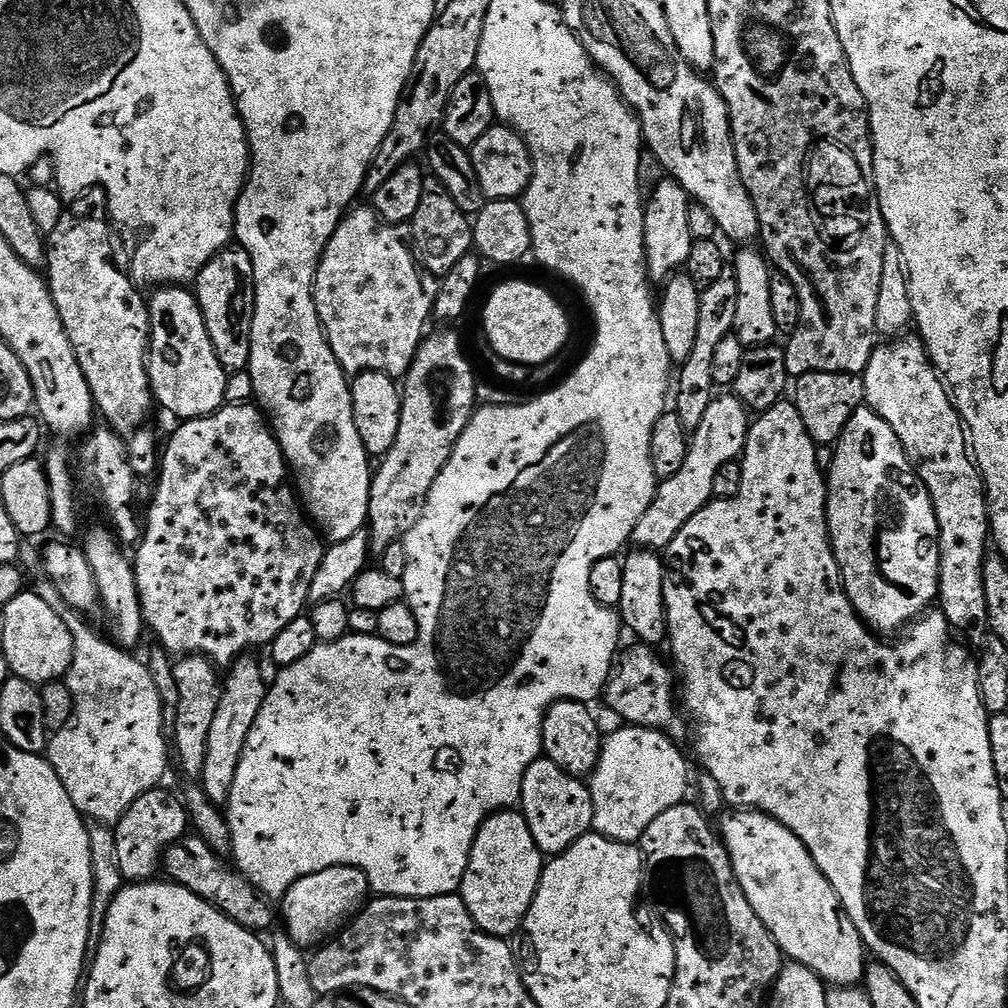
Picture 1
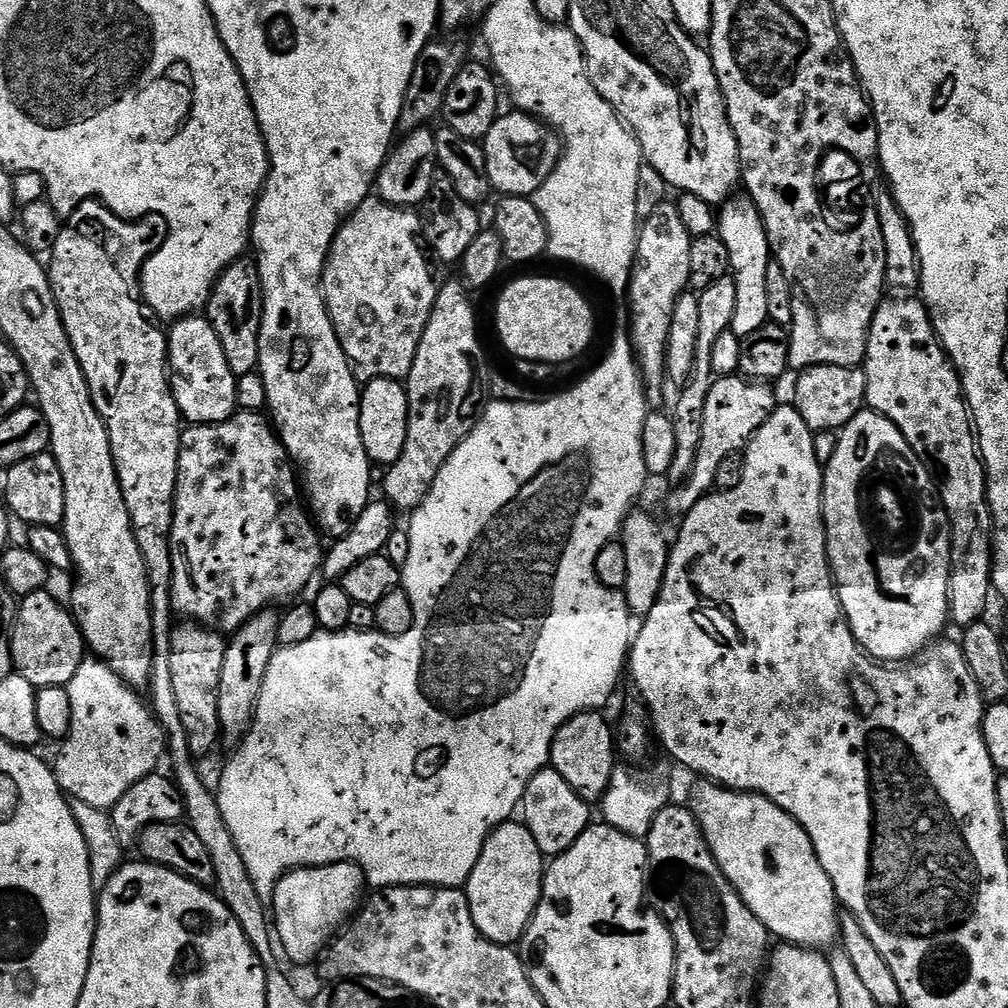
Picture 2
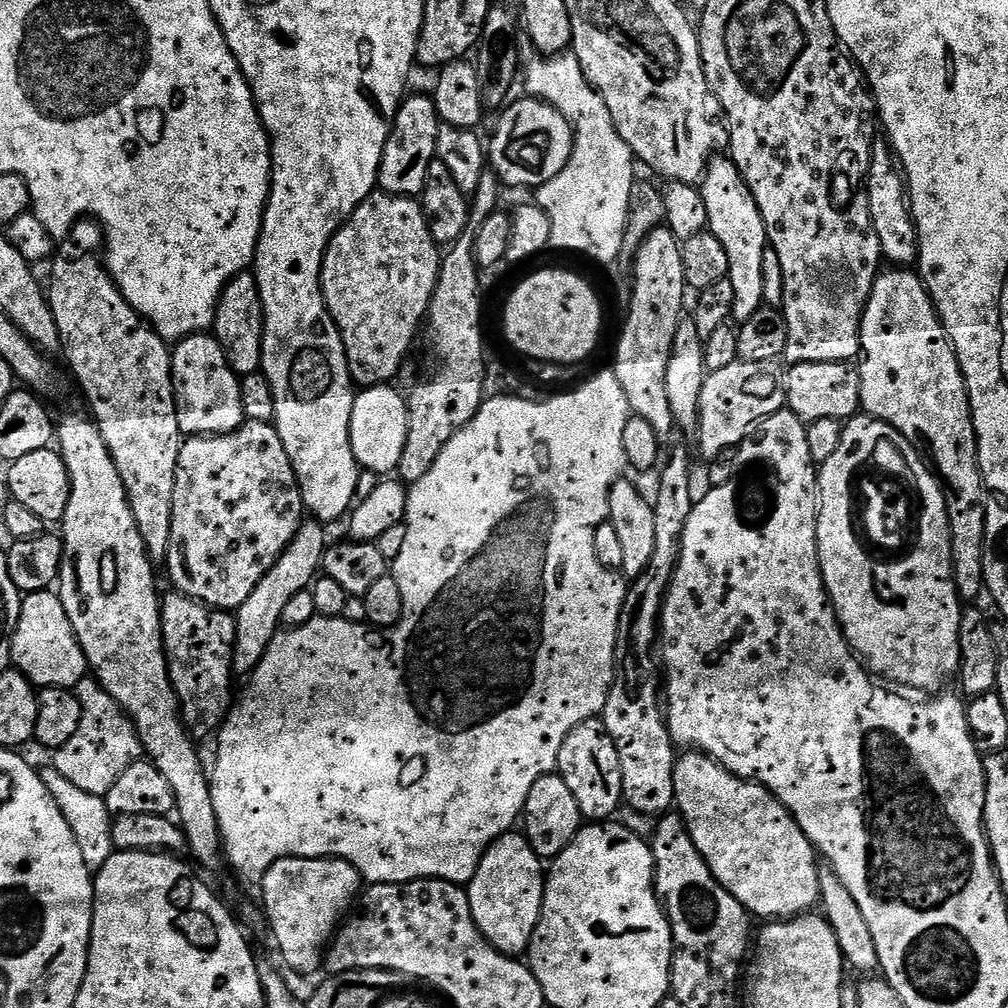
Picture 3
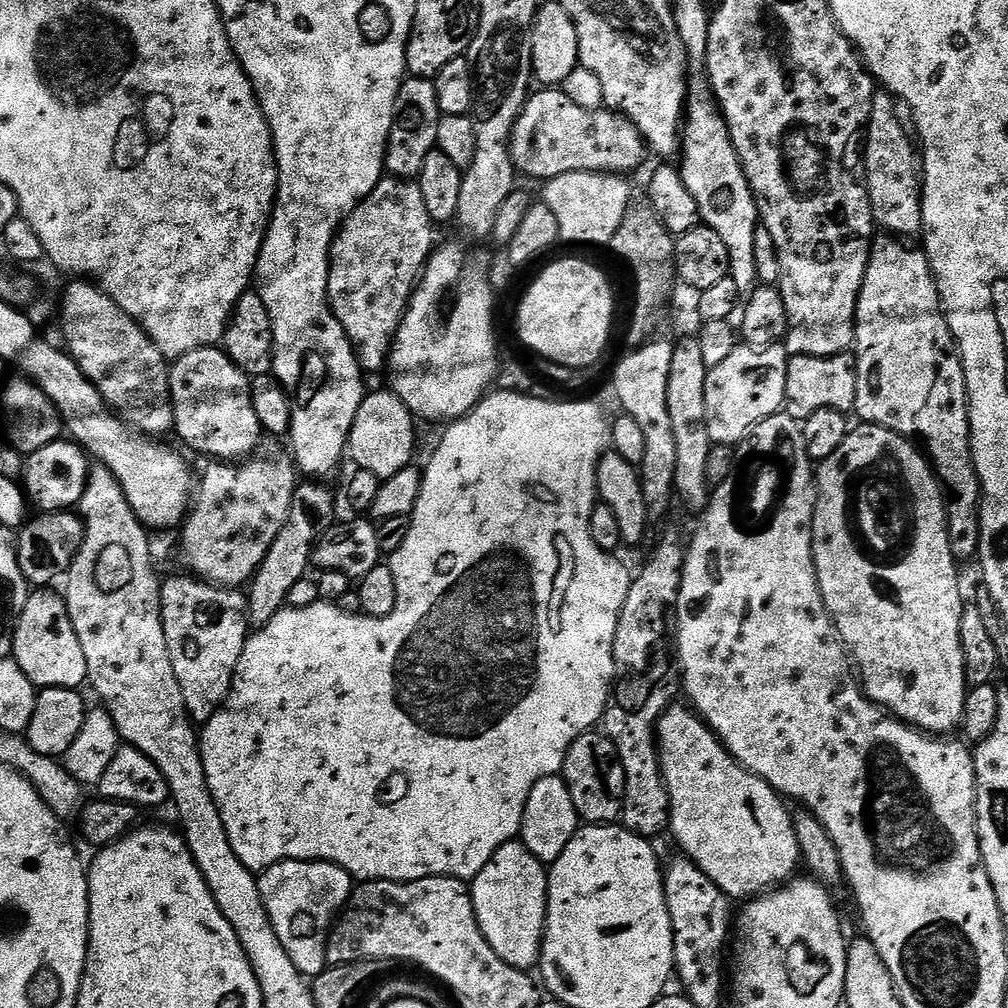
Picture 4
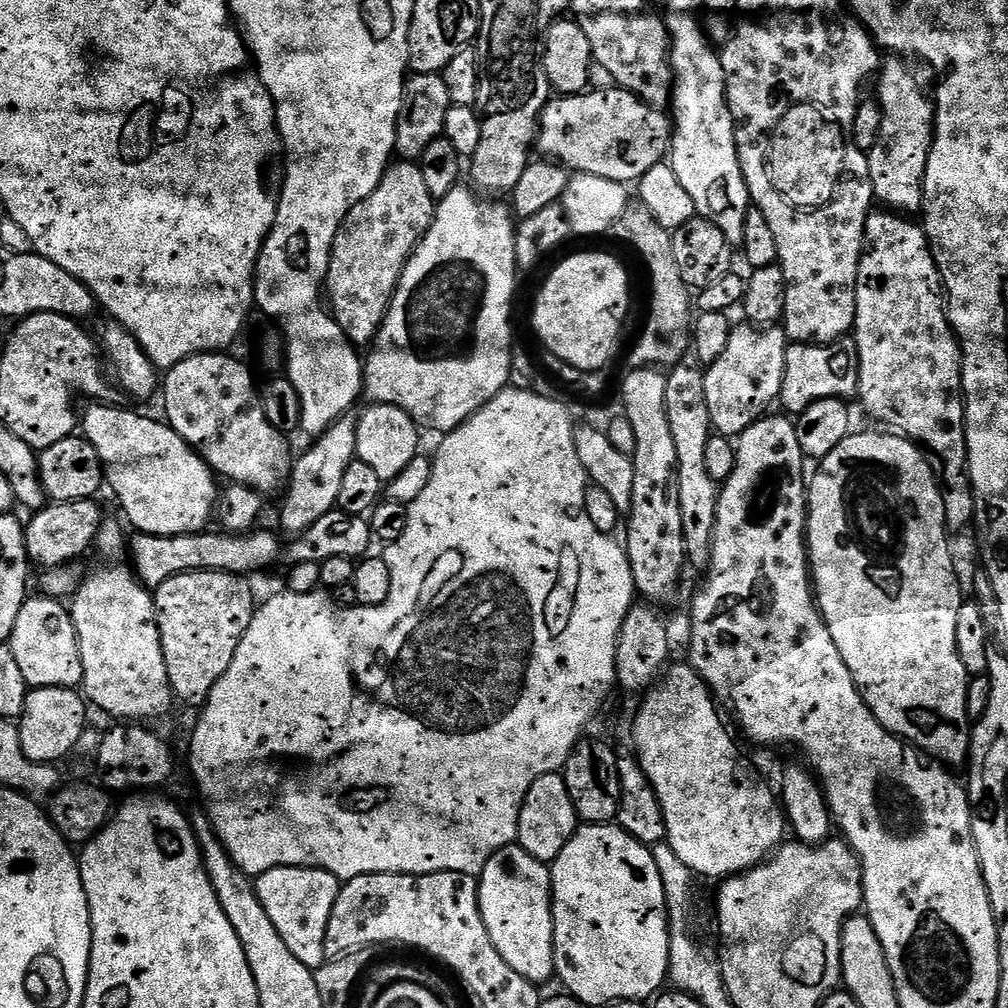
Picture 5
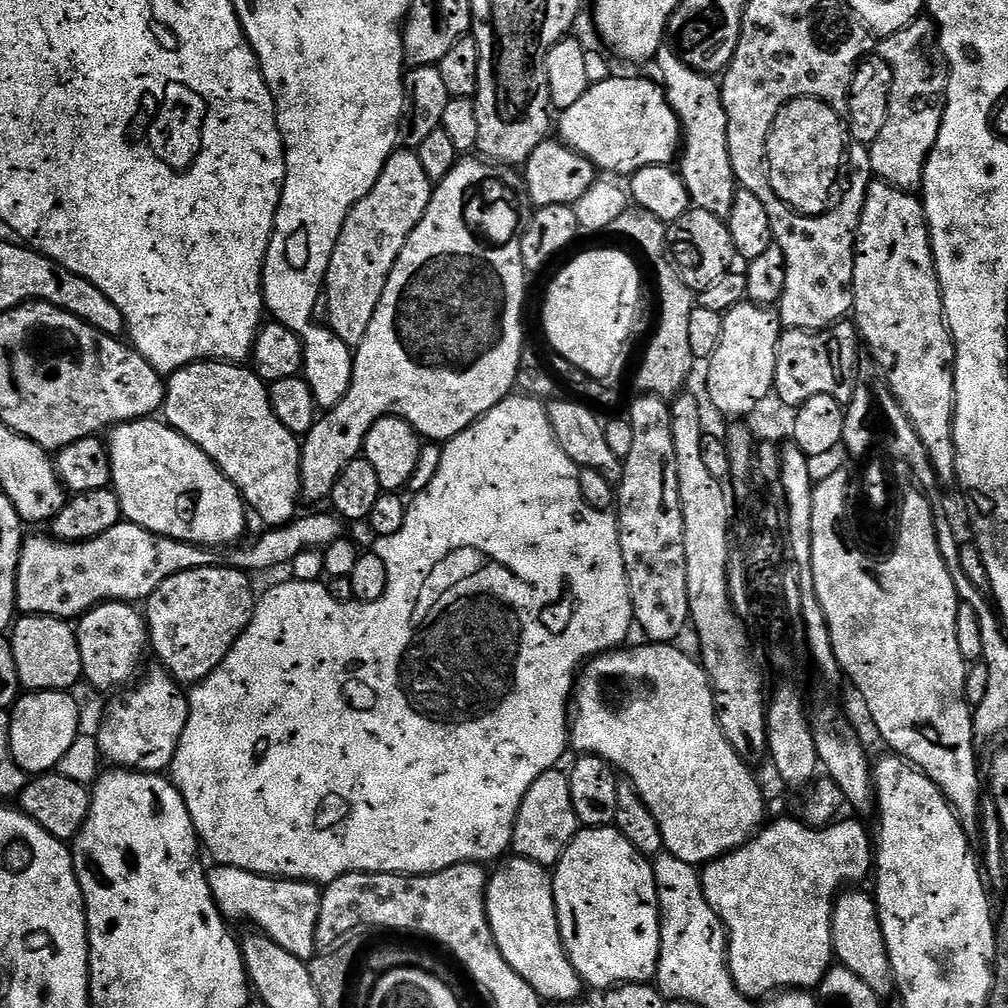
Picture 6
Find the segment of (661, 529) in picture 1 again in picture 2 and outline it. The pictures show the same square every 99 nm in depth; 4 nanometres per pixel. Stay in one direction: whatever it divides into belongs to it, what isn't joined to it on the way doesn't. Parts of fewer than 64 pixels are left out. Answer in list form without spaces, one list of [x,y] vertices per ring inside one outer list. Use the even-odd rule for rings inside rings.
[[[739,374],[713,379],[712,389],[706,398],[706,410],[702,414],[702,440],[694,468],[686,477],[685,488],[668,500],[668,508],[677,518],[683,517],[699,500],[713,491],[714,474],[718,474],[718,466],[722,466],[722,461],[730,458],[730,454],[744,452],[752,435],[762,426],[762,422],[766,422],[766,418],[770,418],[778,406],[778,400],[768,388],[771,387],[767,383],[749,380]]]

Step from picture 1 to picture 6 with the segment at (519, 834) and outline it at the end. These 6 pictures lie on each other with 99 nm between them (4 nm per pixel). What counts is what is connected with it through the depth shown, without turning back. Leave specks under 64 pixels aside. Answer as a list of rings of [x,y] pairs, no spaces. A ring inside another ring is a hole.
[[[515,854],[501,859],[498,867],[500,869],[496,873],[493,871],[488,877],[488,921],[498,942],[498,950],[502,950],[502,958],[506,958],[506,962],[510,962],[510,966],[514,966],[514,970],[518,970],[518,974],[522,974],[522,978],[530,982],[530,986],[534,986],[541,1001],[553,1000],[556,1004],[568,1004],[571,1000],[578,999],[580,991],[585,991],[586,985],[574,970],[560,937],[552,893],[552,872],[541,864]]]

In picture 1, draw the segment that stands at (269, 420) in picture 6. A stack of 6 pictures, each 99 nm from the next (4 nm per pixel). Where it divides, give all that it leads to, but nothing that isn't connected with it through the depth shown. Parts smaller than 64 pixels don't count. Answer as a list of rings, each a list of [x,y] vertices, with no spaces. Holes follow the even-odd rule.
[[[160,286],[155,289],[156,292],[147,301],[148,317],[152,323],[152,338],[150,347],[148,349],[148,381],[152,384],[152,395],[155,403],[160,404],[172,416],[177,416],[177,421],[183,422],[185,420],[197,420],[203,416],[212,416],[215,412],[219,412],[221,408],[225,407],[224,395],[226,394],[226,382],[228,381],[229,373],[224,371],[222,362],[218,362],[218,354],[214,354],[214,342],[210,342],[210,334],[206,330],[206,322],[202,318],[202,310],[200,304],[196,300],[195,295],[187,287],[184,286]]]

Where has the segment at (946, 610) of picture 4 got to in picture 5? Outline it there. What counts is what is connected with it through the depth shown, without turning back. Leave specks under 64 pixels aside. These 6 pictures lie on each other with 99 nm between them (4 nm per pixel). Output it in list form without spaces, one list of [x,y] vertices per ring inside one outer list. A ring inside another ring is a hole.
[[[859,430],[853,431],[846,438],[842,438],[842,442],[838,442],[838,446],[834,446],[834,450],[830,450],[830,454],[826,454],[824,460],[819,461],[815,465],[816,473],[811,473],[810,483],[807,485],[808,489],[808,523],[806,525],[806,543],[808,545],[808,563],[810,565],[810,579],[814,585],[814,595],[816,598],[816,606],[820,609],[820,615],[824,617],[826,626],[830,630],[830,638],[834,638],[834,646],[838,646],[838,654],[842,654],[842,662],[846,662],[846,670],[850,670],[850,674],[854,678],[856,688],[860,692],[860,697],[866,702],[866,706],[874,714],[874,718],[878,718],[878,722],[883,726],[885,730],[892,733],[894,736],[899,736],[901,740],[915,746],[917,749],[923,750],[927,755],[931,756],[933,760],[945,765],[953,766],[952,764],[963,765],[968,758],[968,747],[972,745],[972,724],[967,712],[967,694],[970,677],[968,672],[962,666],[962,658],[958,658],[958,650],[956,649],[956,631],[958,630],[958,610],[962,603],[962,597],[960,597],[960,580],[956,577],[956,564],[952,561],[952,548],[948,545],[948,539],[950,539],[950,533],[947,529],[948,523],[946,522],[946,506],[942,506],[942,494],[940,493],[940,482],[936,479],[936,475],[932,473],[931,459],[922,451],[919,444],[913,444],[911,440],[906,436],[901,436],[892,430],[880,430],[884,432],[859,432]],[[848,456],[864,456],[864,460],[873,460],[877,466],[885,466],[888,468],[896,468],[896,484],[900,487],[900,496],[904,500],[912,500],[910,503],[910,511],[908,517],[902,522],[902,539],[908,544],[908,552],[904,554],[904,564],[900,564],[900,580],[888,580],[888,576],[880,576],[880,569],[877,572],[868,572],[869,568],[864,568],[864,558],[868,554],[865,552],[863,556],[856,556],[856,552],[852,552],[852,548],[848,548],[849,544],[840,544],[840,504],[834,503],[834,489],[836,488],[849,488],[844,485],[844,476],[848,476]]]

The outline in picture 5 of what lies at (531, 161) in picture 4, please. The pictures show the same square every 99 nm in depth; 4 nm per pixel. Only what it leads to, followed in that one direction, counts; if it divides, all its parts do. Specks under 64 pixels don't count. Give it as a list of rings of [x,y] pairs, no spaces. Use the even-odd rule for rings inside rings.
[[[608,86],[603,90],[585,90],[579,96],[549,99],[540,118],[538,148],[544,151],[541,153],[545,157],[563,164],[573,173],[606,178],[628,186],[631,180],[632,183],[641,180],[650,166],[661,163],[669,155],[673,131],[669,117],[661,109],[652,107],[645,100],[639,100],[625,88]]]

